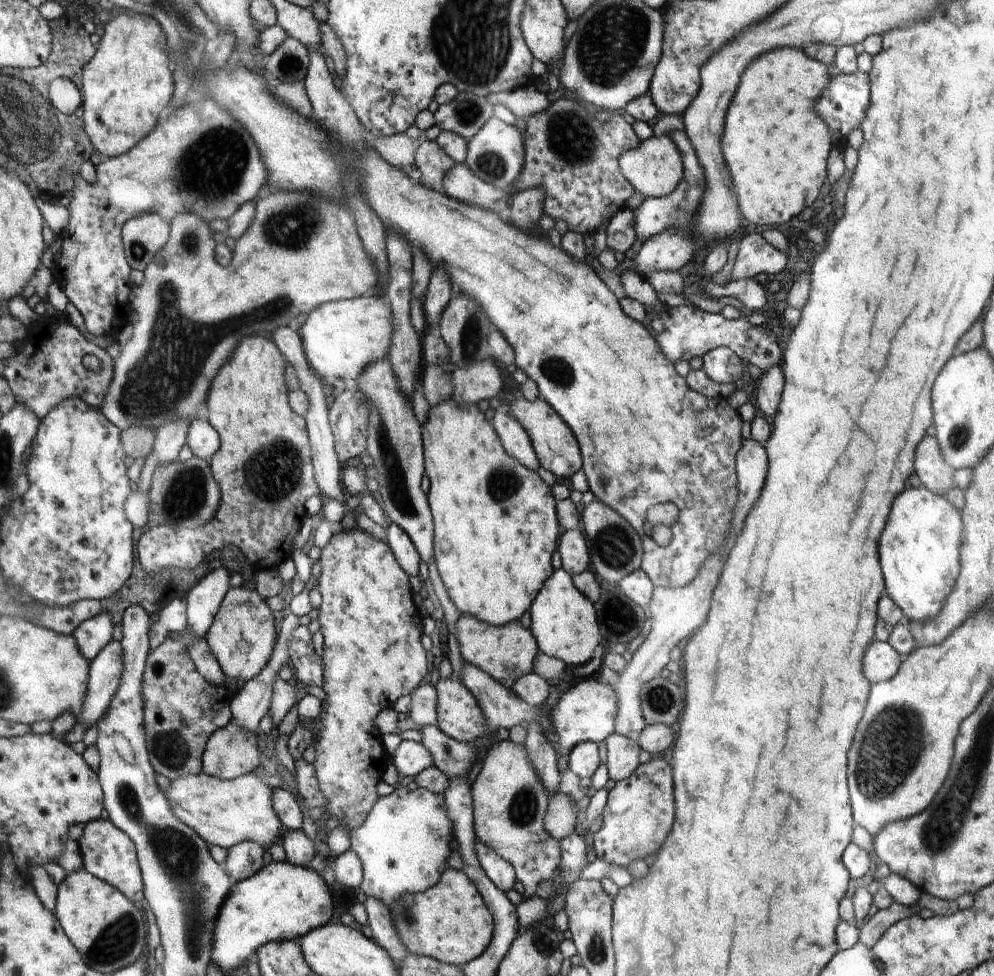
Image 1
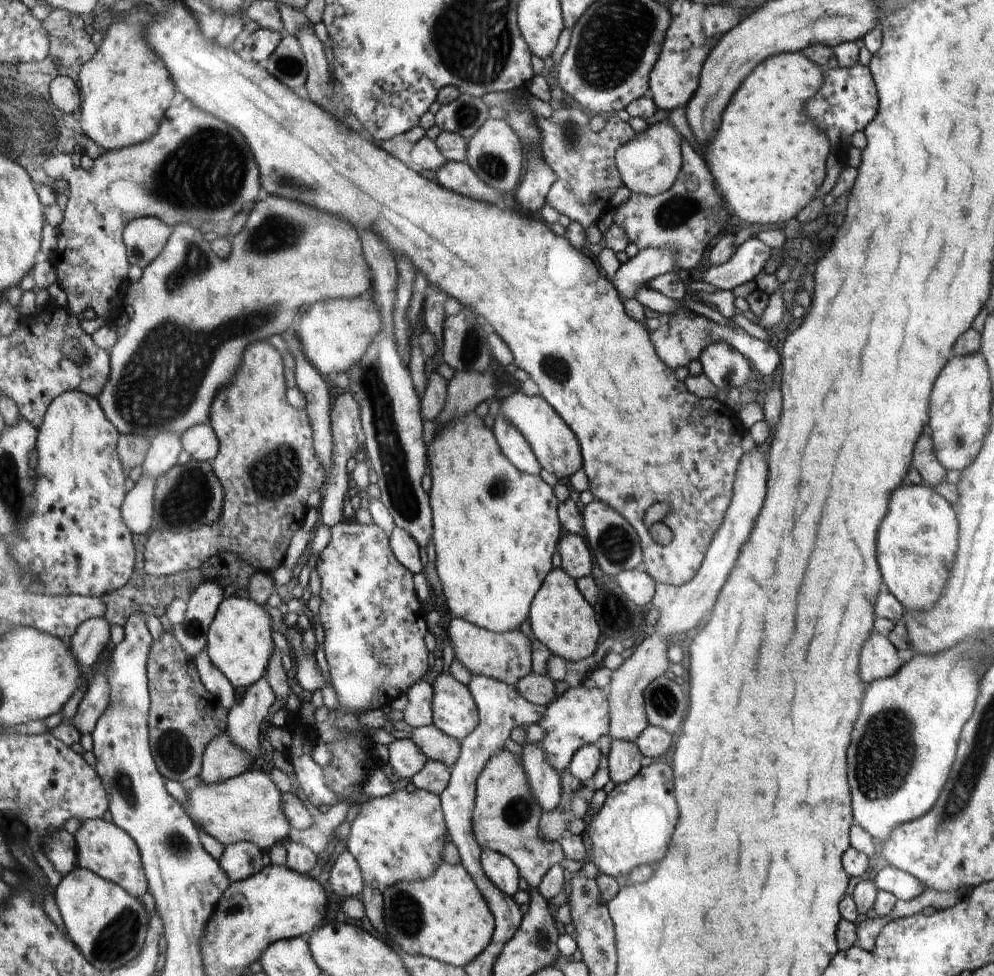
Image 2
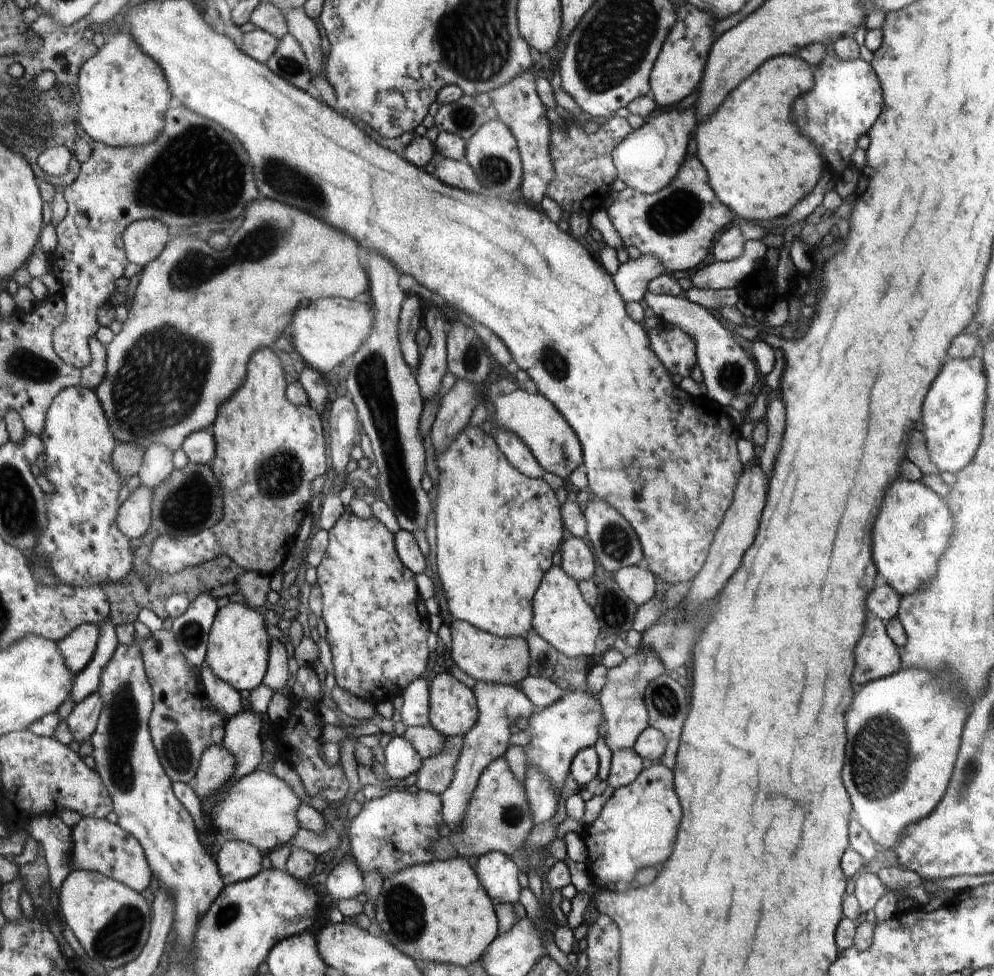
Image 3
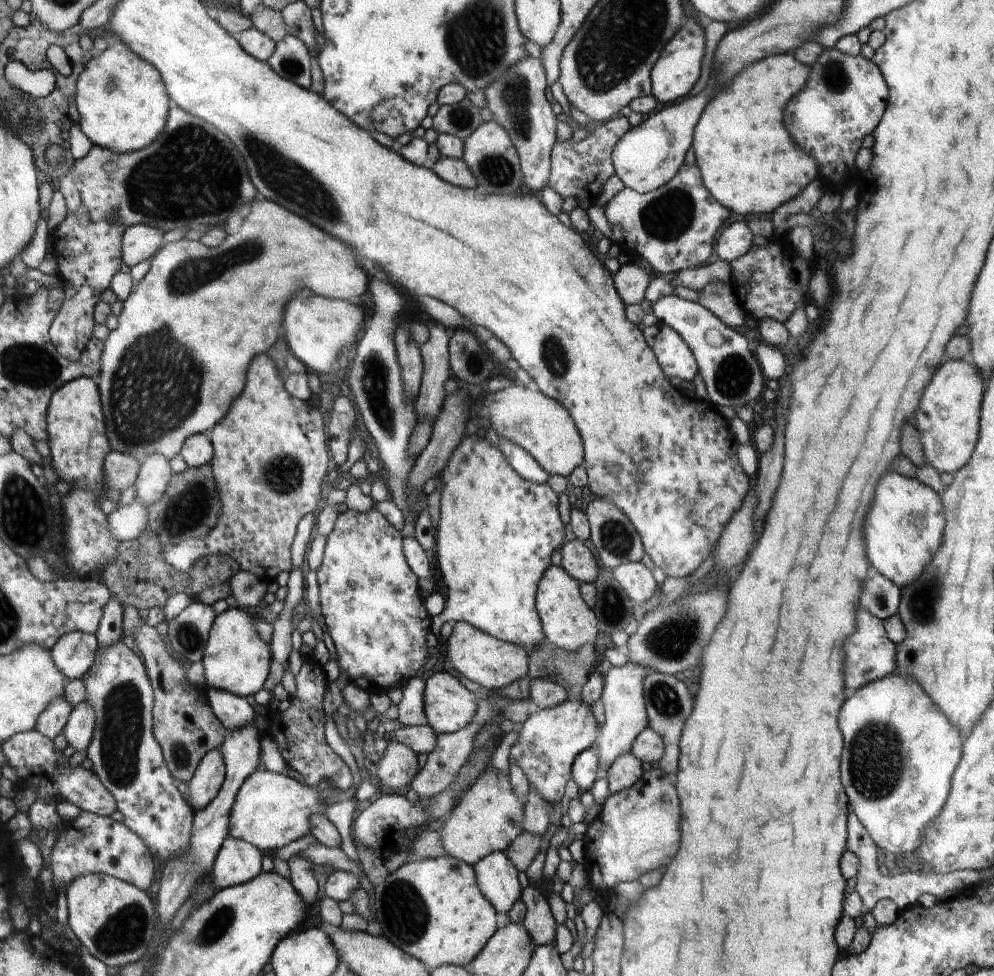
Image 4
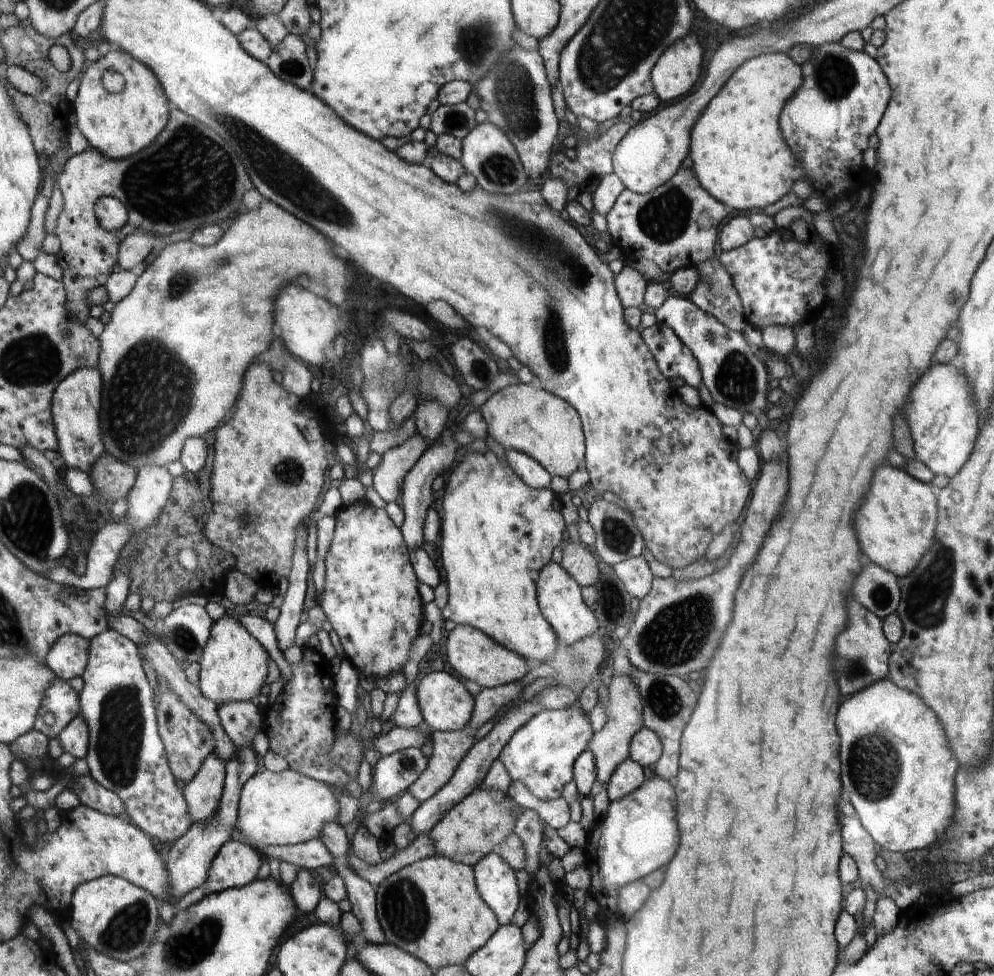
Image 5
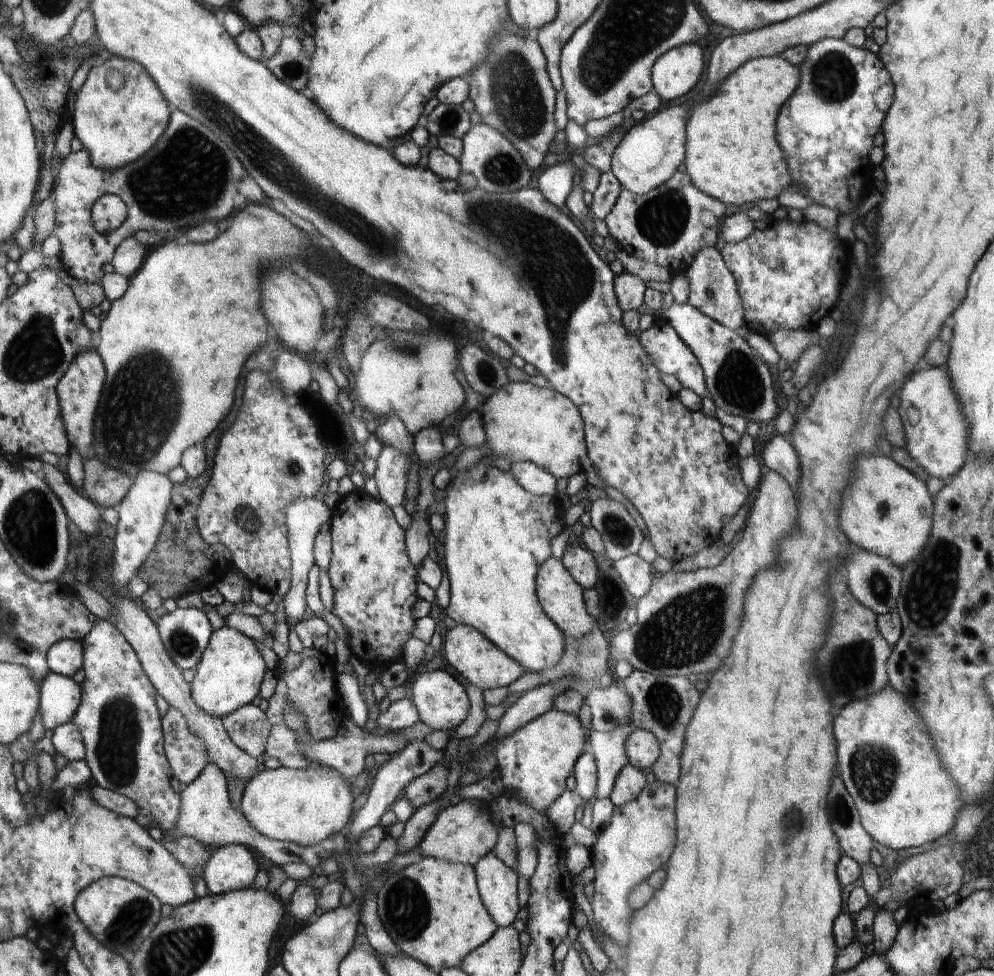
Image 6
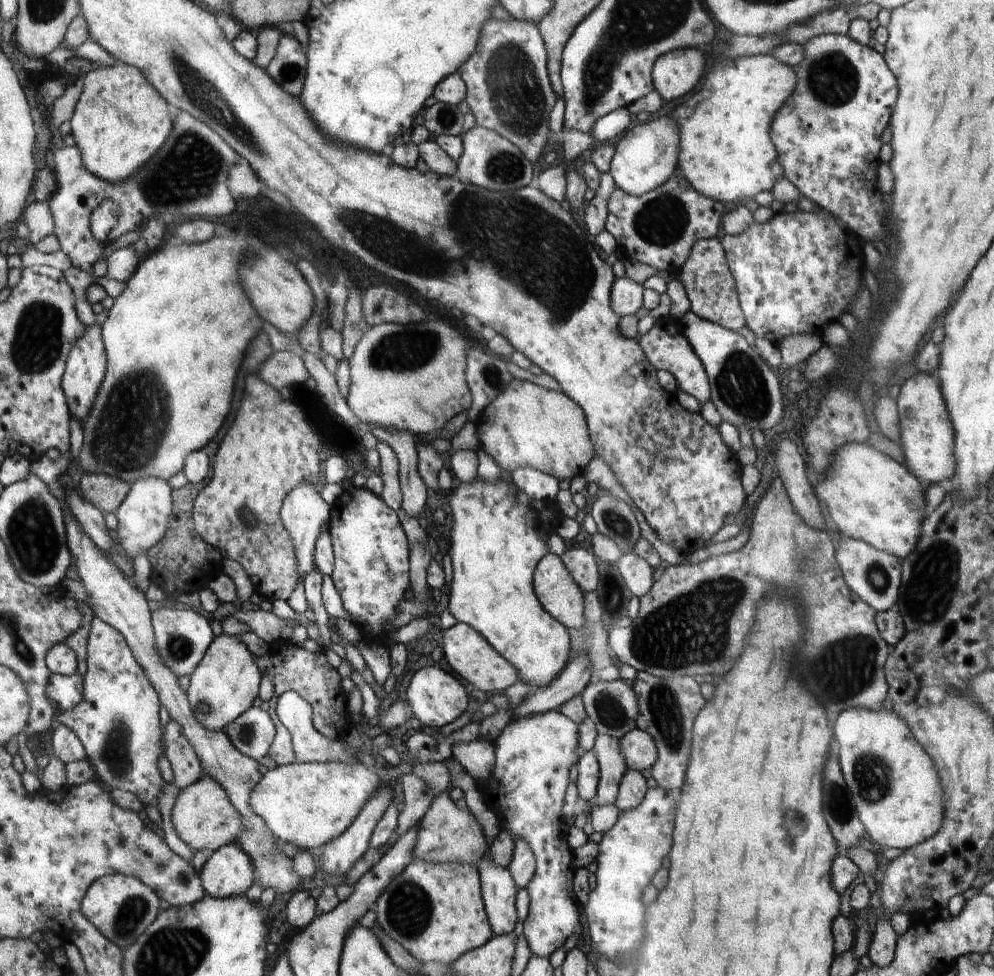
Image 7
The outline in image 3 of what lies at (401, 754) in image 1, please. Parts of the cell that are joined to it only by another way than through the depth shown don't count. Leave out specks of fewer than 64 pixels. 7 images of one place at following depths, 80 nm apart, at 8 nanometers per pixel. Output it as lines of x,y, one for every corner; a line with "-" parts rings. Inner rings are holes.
402,736
392,737
384,749
384,768
395,782
404,780
411,774
417,774
424,764
424,758
417,749

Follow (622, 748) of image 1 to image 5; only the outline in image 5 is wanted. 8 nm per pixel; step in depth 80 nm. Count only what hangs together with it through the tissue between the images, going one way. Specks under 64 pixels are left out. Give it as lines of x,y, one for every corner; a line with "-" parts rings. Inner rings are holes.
628,758
613,772
608,782
606,792
610,801
623,799
630,792
634,792
645,782
644,769
638,761

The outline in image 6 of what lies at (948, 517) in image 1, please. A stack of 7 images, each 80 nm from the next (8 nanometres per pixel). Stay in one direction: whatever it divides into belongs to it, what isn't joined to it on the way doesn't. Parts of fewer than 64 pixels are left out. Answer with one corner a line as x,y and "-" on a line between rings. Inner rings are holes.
881,453
872,458
860,458
856,464
856,480
850,488
846,488
840,508
840,528
846,536
862,551
868,551
883,556
903,569
913,561
926,546
933,523
934,503
933,497
928,493
926,482
919,479
909,470
902,468
891,458

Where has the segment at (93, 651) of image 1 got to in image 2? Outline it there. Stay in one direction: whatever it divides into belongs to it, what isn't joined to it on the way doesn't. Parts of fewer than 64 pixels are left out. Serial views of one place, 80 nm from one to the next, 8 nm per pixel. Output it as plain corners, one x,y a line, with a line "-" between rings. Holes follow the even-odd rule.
105,618
86,620
67,643
82,669
93,667
111,642
111,625

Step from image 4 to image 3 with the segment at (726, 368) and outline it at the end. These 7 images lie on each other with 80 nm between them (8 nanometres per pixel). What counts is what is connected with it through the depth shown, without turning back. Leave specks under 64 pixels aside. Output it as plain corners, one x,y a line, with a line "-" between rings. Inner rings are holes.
645,292
644,302
652,308
656,317
668,321
684,329
695,340
697,365
703,374
703,381
707,388
707,395
721,405
731,409
730,402
736,396
746,394
756,384
758,372
756,362
748,356
748,351
735,339
734,334
727,331
717,318
715,312
705,309
693,301
672,295
659,295

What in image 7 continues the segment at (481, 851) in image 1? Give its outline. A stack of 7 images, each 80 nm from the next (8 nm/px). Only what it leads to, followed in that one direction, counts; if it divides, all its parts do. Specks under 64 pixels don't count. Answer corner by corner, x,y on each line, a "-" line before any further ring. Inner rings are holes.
485,855
477,868
480,870
481,893
494,934
512,932
516,924
516,880
508,868

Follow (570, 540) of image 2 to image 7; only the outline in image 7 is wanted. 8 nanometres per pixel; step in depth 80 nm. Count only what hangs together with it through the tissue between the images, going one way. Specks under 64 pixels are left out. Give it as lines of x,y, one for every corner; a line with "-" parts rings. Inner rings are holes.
570,548
562,555
566,568
573,575
573,579
586,592
595,591
599,581
599,566
594,554
586,548

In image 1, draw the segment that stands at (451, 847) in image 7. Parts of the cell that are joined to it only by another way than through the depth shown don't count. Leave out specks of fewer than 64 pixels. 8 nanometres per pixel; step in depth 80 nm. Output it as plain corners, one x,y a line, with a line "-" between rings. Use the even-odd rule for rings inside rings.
511,739
494,743
487,749
486,758
482,762
482,770
471,785
473,797
473,828
477,840
493,848
505,857
517,869
518,882
524,886
523,898
528,900
535,896
538,884
553,878
561,865
561,844
545,829
544,819
548,811
548,790
544,790
538,780
534,768
530,766
524,745
515,744

